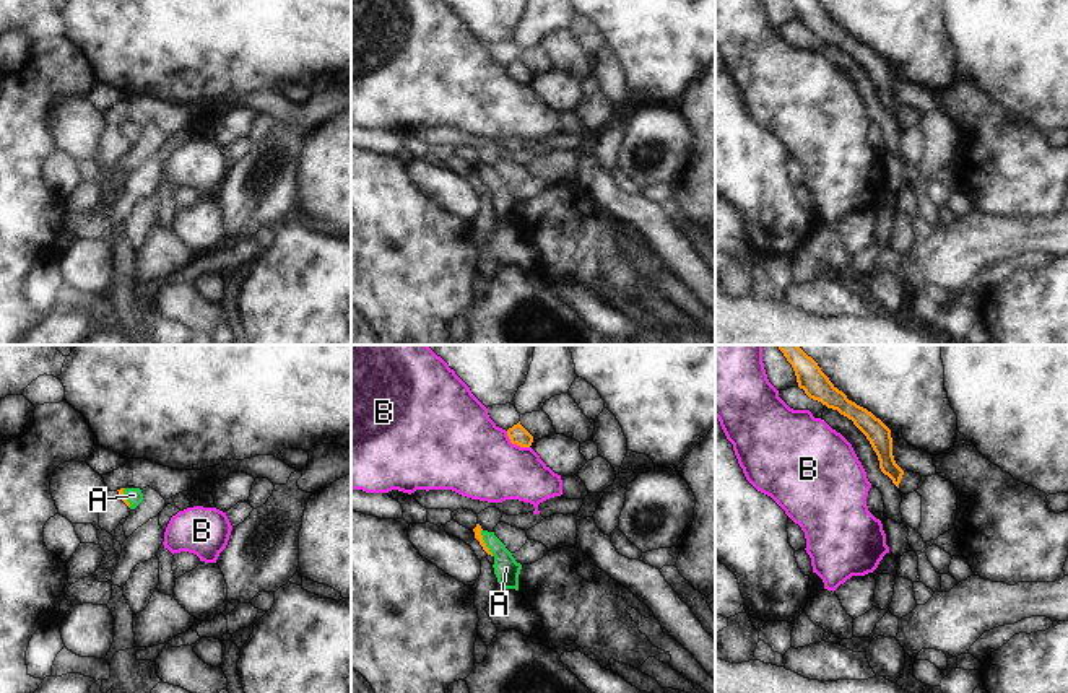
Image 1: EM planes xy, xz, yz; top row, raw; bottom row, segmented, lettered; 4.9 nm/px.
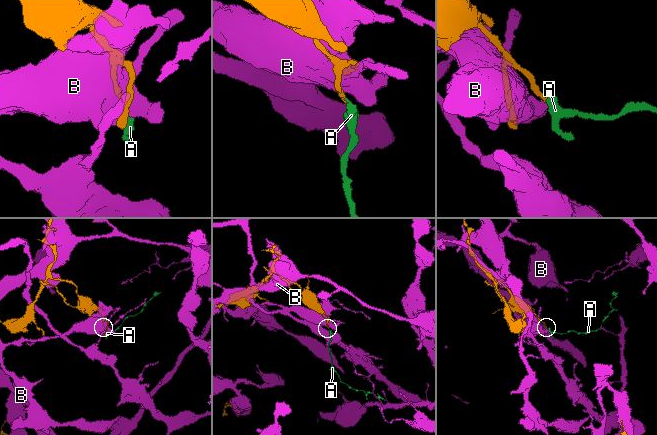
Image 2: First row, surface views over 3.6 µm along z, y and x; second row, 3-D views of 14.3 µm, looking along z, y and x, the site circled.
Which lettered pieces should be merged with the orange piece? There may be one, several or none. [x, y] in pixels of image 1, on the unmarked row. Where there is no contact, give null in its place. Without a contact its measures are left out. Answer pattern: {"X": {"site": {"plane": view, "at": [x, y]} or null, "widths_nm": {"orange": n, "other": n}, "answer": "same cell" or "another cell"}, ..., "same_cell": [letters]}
{"A": {"site": {"plane": "xz", "at": [483, 178]}, "widths_nm": {"orange": 40, "other": 120}, "answer": "same cell"}, "B": {"site": {"plane": "xz", "at": [516, 78]}, "widths_nm": {"orange": 90, "other": 400}, "answer": "another cell"}, "same_cell": ["A"]}

